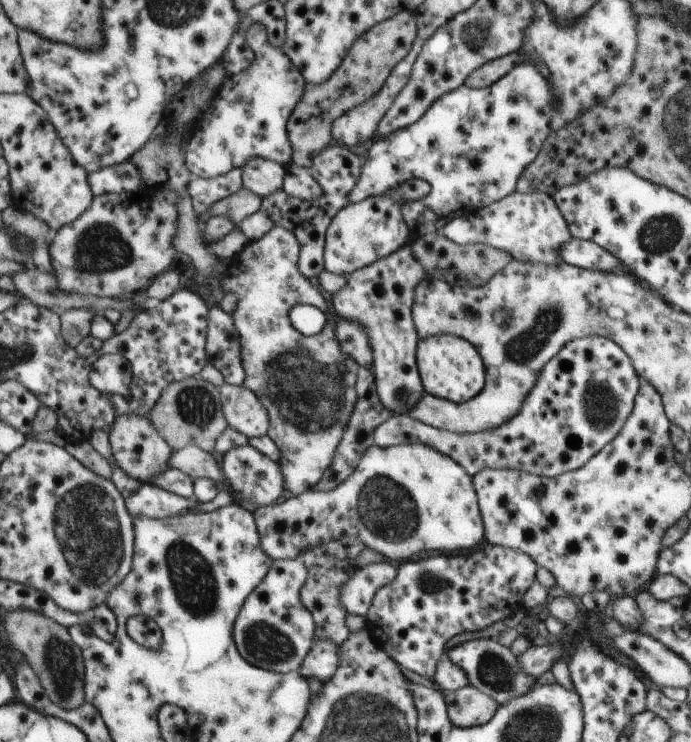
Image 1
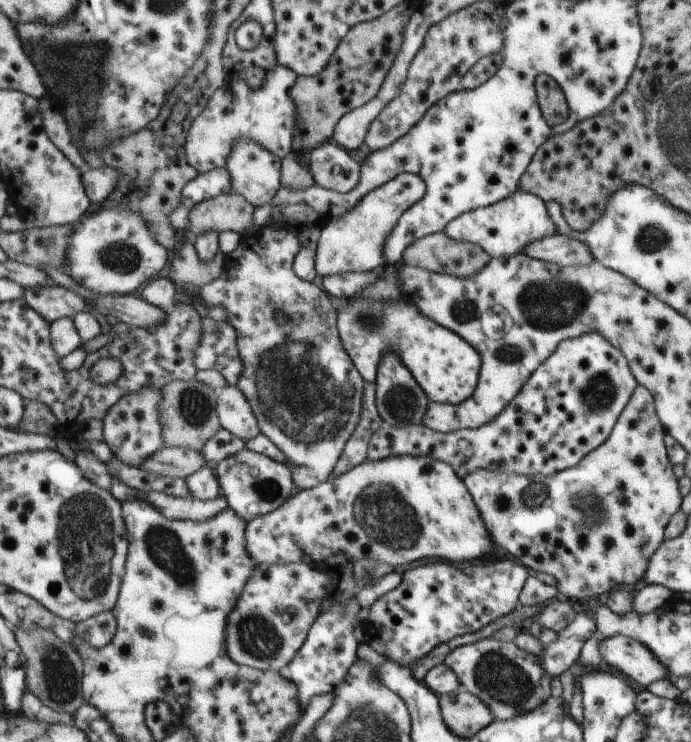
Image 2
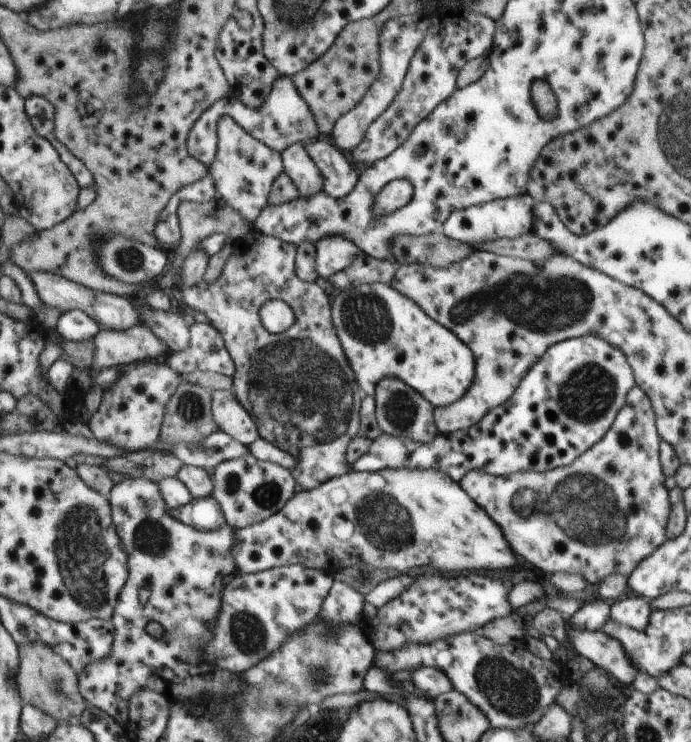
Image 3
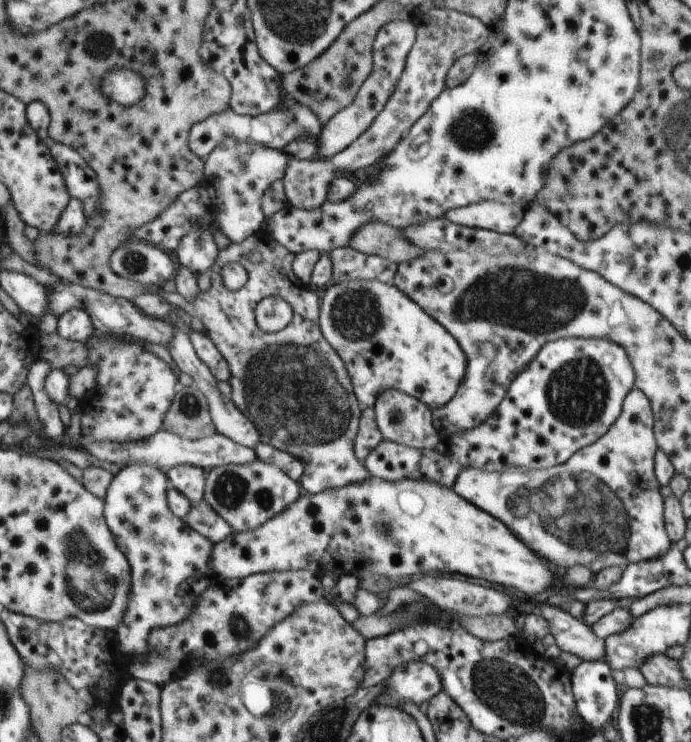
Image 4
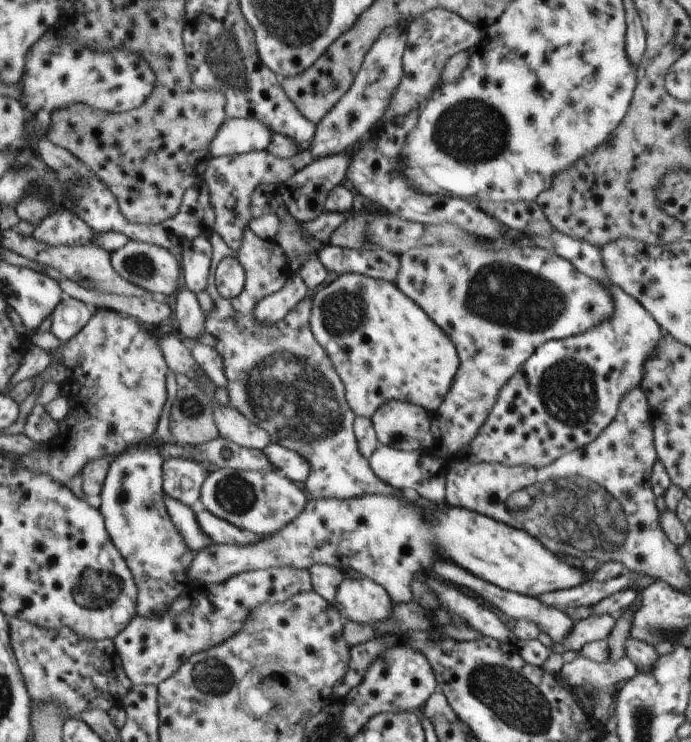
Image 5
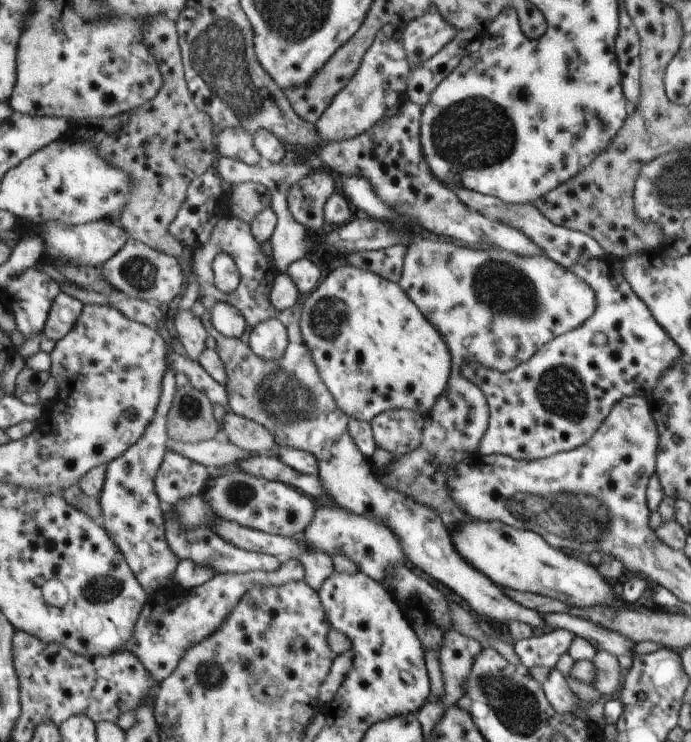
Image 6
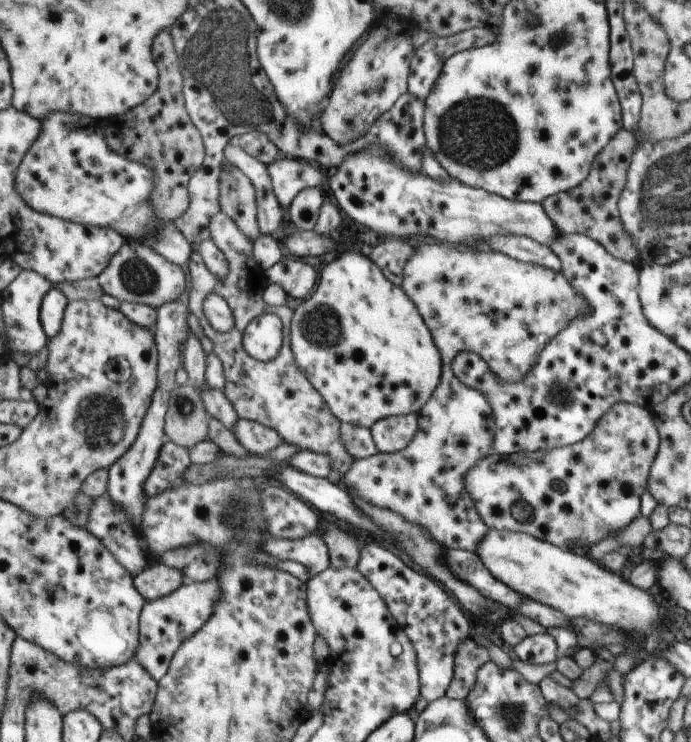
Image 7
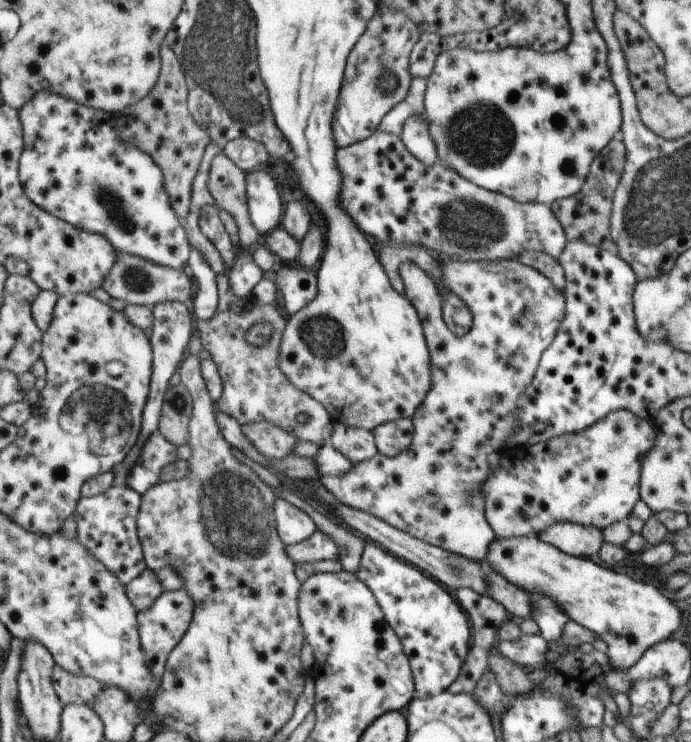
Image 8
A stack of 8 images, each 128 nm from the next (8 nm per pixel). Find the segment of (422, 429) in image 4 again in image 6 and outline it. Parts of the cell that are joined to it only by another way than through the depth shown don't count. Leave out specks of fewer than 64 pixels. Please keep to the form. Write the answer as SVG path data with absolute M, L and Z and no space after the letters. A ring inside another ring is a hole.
M387 410L371 418L369 423L377 448L393 455L411 452L422 441L423 416L415 410Z

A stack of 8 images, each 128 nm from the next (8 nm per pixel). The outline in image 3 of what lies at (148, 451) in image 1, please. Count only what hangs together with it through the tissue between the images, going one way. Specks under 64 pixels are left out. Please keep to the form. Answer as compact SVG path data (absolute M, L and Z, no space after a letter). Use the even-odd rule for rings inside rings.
M136 361L121 372L119 382L102 393L102 401L88 423L101 442L117 446L121 453L147 450L160 439L167 404L185 381L181 373L155 362Z

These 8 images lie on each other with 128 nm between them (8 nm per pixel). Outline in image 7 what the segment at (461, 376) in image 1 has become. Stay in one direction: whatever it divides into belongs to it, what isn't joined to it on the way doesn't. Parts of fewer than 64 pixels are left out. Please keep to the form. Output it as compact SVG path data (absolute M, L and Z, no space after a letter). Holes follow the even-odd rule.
M343 247L338 248L337 251L335 259L329 262L319 273L317 288L293 311L293 316L290 320L289 346L295 364L306 375L311 386L322 395L327 406L341 424L355 424L355 426L363 426L369 429L370 425L373 425L375 421L387 418L387 416L417 414L419 409L427 402L433 390L437 388L439 378L441 378L441 356L439 356L439 352L437 352L437 348L433 344L433 338L431 338L431 334L427 330L423 319L419 316L415 305L407 298L406 293L401 288L395 288L386 279L385 275L381 274L379 267L375 266L367 256L359 254L357 250L346 250Z

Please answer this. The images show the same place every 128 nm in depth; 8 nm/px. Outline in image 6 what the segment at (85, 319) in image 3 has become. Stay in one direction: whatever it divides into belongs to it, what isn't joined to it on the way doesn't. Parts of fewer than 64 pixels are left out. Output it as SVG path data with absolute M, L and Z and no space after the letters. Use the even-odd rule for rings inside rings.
M61 292L53 302L44 328L44 338L55 341L65 338L79 322L79 316L83 314L83 310L85 310L85 304Z

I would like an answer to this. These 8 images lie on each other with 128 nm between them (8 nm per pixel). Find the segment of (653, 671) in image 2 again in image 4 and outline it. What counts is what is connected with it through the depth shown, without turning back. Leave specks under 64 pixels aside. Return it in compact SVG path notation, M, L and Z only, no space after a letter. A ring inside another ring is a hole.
M540 602L532 610L547 620L549 633L553 636L557 648L563 652L575 654L582 661L605 663L605 645L603 638L597 638L590 626L582 623L559 607Z

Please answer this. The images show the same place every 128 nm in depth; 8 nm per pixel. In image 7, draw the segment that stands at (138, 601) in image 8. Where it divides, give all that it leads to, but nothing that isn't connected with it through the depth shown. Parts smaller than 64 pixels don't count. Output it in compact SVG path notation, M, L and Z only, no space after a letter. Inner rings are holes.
M163 562L146 568L135 577L135 588L143 594L147 603L167 596L179 590L183 585L185 585L183 572L177 568L171 568Z

